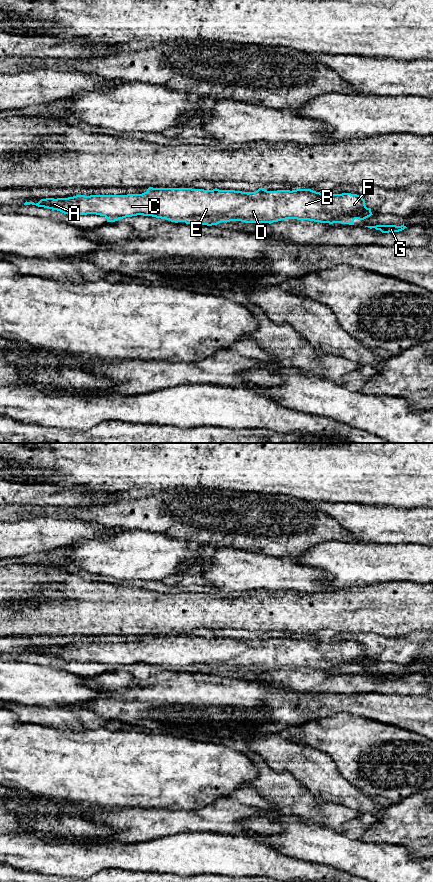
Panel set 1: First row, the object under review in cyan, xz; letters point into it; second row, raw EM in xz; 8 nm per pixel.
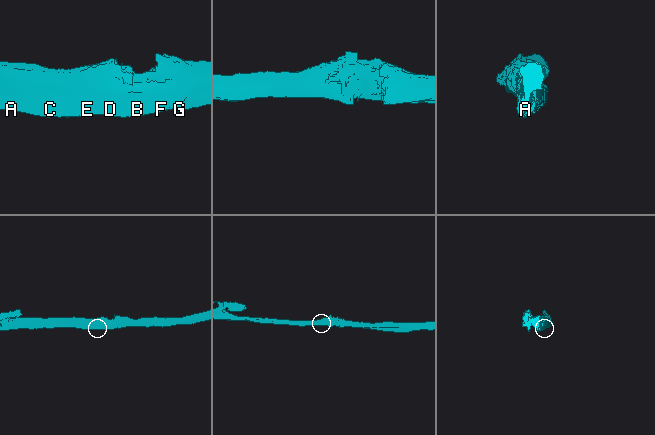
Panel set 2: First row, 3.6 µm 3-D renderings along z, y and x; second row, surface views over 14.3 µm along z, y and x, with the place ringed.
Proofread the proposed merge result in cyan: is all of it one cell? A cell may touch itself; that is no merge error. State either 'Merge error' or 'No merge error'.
No merge error

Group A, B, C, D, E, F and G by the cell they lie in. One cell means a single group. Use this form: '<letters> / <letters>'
A B C D E F G

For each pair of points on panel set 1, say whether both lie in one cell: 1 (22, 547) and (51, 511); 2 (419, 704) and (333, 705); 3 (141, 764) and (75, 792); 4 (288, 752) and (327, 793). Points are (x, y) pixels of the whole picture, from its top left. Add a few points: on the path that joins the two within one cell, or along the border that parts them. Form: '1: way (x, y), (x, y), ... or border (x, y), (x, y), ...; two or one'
1: border (70, 518), (30, 517), (24, 519); two
2: way (398, 705), (354, 705); one
3: way (125, 769), (98, 769), (91, 776); one
4: way (298, 762), (319, 783); one

